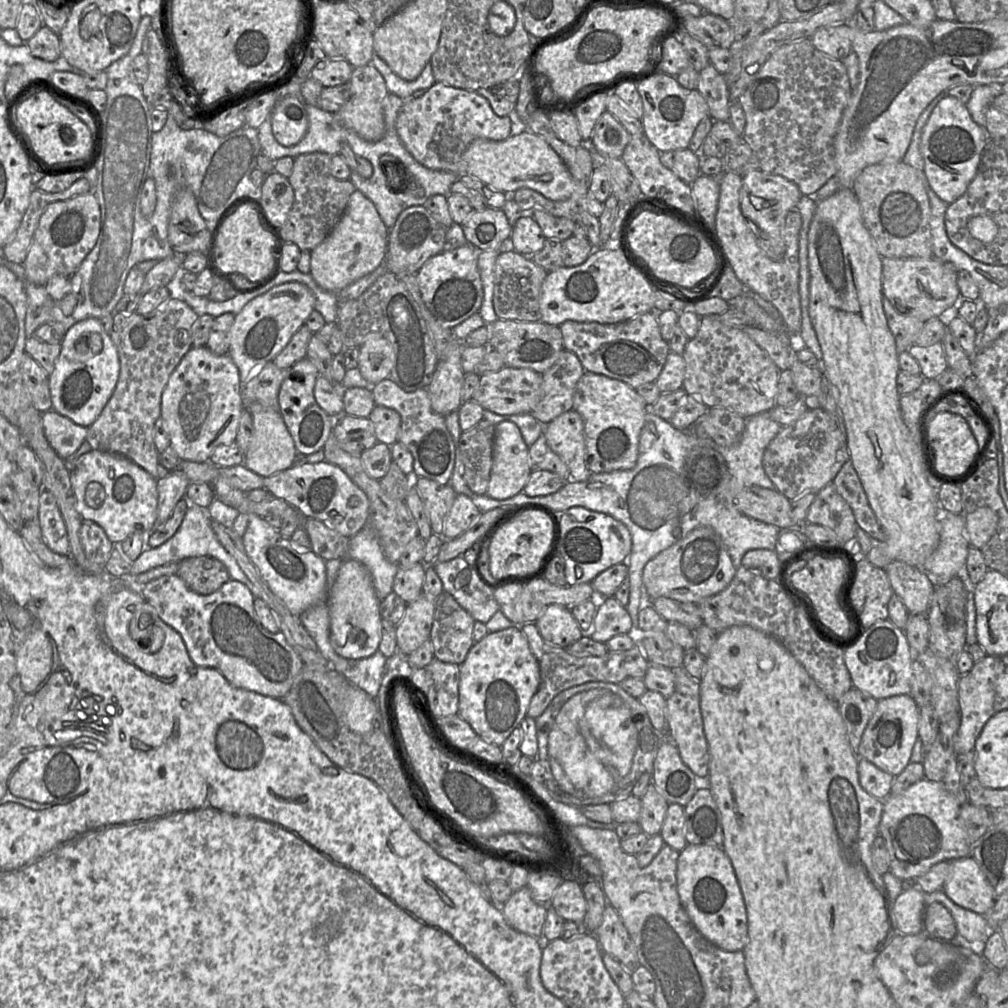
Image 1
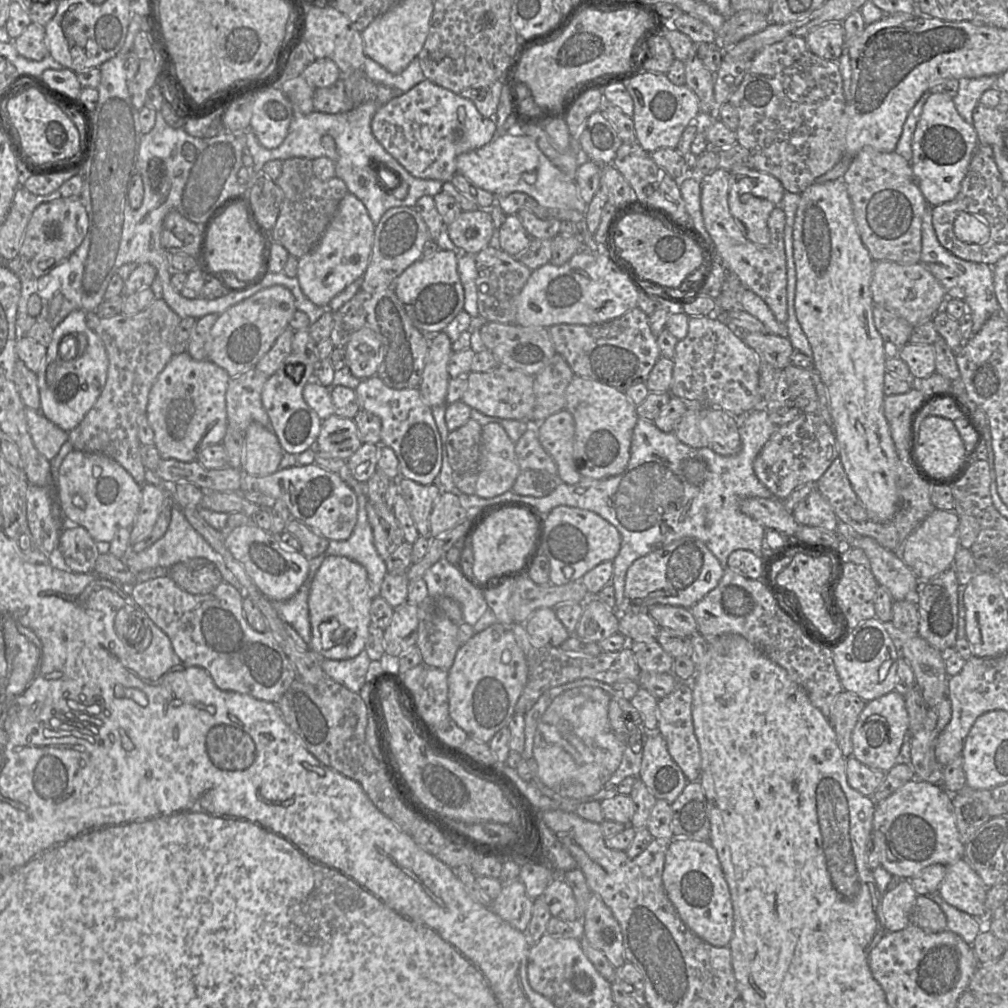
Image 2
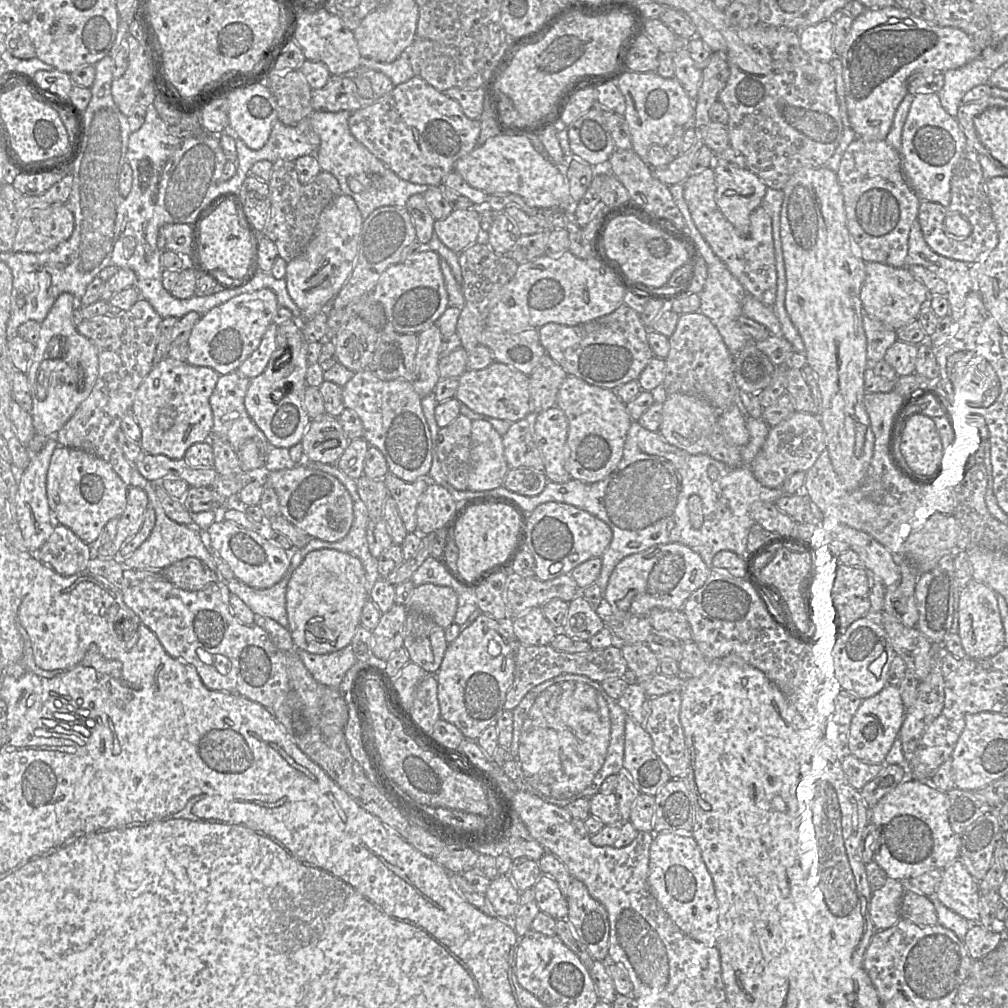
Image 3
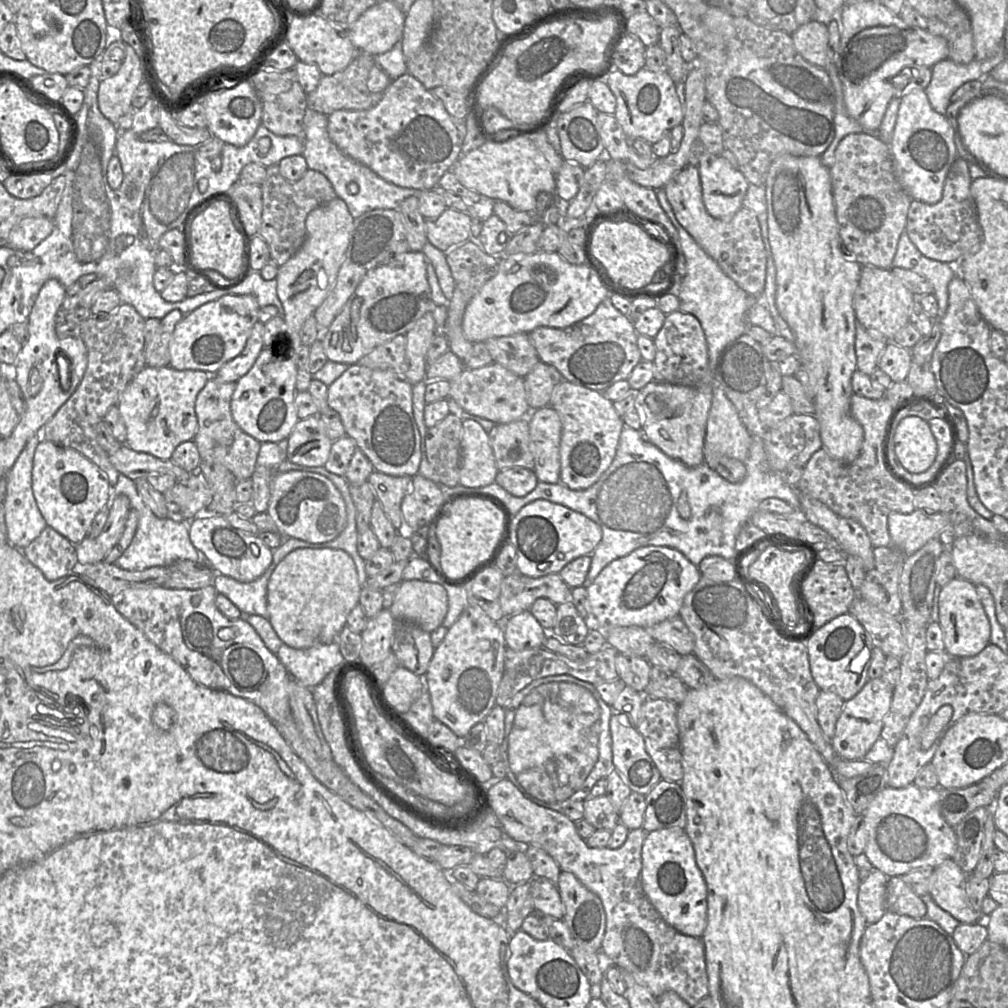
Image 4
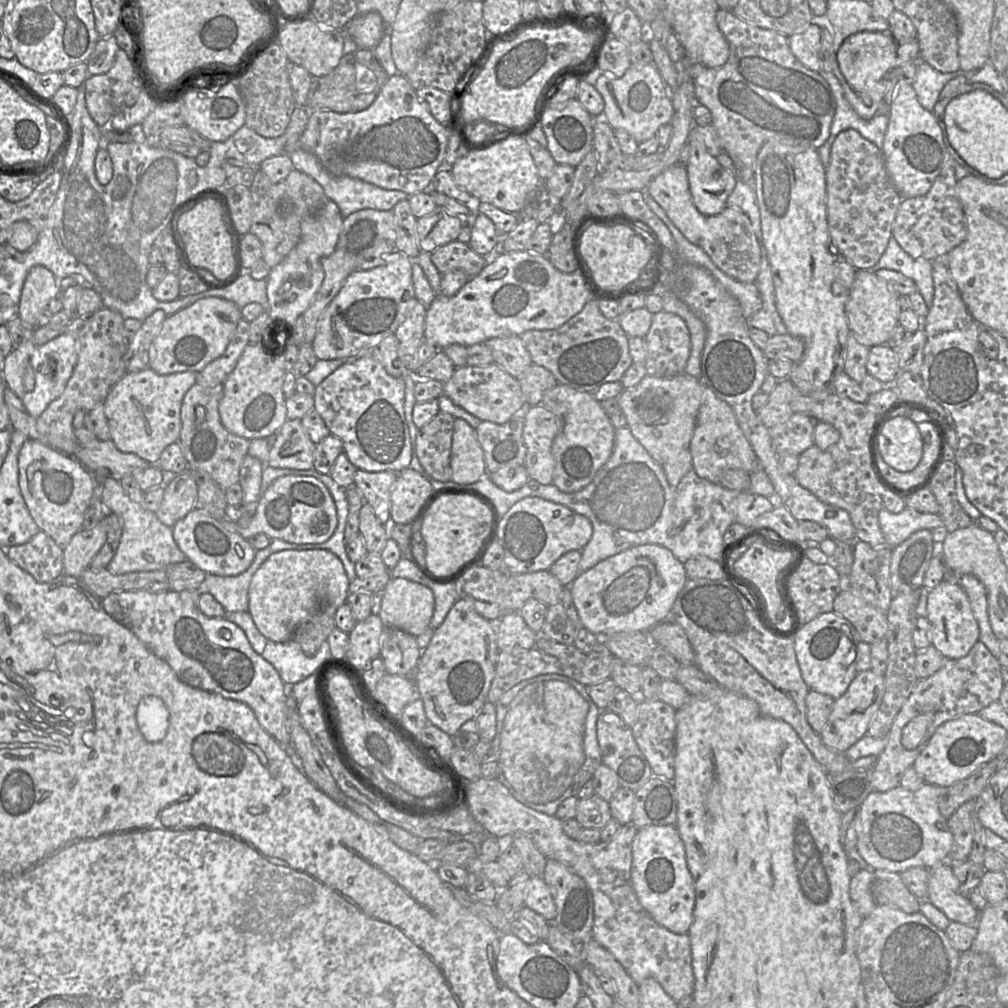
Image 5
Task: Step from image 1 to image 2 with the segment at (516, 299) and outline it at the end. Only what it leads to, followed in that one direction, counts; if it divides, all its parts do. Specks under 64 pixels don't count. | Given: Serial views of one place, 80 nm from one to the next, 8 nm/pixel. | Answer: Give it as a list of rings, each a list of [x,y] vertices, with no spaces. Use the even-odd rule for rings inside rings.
[[[487,247],[475,254],[477,269],[478,315],[485,323],[515,323],[516,298],[529,279],[532,270],[500,248]]]

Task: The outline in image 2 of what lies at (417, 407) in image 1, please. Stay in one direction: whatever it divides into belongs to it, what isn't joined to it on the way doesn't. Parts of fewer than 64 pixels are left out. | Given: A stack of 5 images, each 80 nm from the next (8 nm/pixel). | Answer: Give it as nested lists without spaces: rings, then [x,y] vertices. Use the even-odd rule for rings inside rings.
[[[378,376],[360,381],[354,389],[361,410],[381,419],[380,444],[391,448],[399,461],[399,476],[420,484],[435,484],[442,468],[443,443],[429,407],[418,389],[394,389]]]

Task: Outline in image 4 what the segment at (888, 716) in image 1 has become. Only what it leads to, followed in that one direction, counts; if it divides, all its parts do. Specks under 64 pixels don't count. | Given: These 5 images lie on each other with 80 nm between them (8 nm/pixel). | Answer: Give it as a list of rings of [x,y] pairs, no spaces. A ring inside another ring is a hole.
[[[881,678],[869,680],[860,692],[845,701],[842,713],[837,720],[831,745],[841,759],[864,759],[874,743],[880,738],[883,719],[888,713],[892,701],[893,687]]]

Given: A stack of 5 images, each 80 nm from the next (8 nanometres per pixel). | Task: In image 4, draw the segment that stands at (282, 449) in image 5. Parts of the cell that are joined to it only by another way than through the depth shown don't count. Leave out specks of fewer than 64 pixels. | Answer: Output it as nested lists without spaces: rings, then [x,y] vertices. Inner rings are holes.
[[[317,417],[300,419],[287,440],[286,460],[304,466],[322,467],[333,441],[327,437]]]

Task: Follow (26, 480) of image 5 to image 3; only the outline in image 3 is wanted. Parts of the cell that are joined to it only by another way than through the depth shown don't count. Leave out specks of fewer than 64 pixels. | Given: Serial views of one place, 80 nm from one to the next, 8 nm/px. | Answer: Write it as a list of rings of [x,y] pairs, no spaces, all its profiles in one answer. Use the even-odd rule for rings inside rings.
[[[69,447],[54,449],[47,472],[47,499],[54,521],[71,529],[83,542],[93,544],[106,524],[120,516],[129,487],[111,465],[94,454]]]

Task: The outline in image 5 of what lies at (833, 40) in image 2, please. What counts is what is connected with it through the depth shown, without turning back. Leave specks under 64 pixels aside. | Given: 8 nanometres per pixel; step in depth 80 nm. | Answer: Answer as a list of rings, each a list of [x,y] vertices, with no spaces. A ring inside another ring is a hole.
[[[815,24],[788,37],[788,45],[797,60],[808,69],[818,72],[822,67],[820,59],[821,28]]]

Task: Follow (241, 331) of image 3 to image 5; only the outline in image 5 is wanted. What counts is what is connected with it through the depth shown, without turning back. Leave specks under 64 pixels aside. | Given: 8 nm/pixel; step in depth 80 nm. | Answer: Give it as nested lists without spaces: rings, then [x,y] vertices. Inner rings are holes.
[[[207,297],[168,315],[149,350],[149,369],[166,375],[178,372],[199,372],[222,356],[232,341],[239,322],[244,319],[234,302]]]

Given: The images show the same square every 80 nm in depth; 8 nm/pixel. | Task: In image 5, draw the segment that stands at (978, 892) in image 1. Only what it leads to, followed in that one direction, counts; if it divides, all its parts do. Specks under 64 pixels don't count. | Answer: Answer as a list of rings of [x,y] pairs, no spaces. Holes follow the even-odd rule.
[[[948,861],[929,870],[927,897],[951,922],[976,924],[981,911],[960,893],[960,883]]]

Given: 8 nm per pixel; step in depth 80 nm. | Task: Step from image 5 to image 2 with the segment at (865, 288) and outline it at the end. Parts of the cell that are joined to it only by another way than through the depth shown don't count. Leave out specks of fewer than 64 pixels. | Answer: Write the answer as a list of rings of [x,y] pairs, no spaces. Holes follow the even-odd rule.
[[[874,261],[870,289],[874,304],[902,317],[912,326],[932,319],[948,299],[943,286],[920,261],[911,265]]]

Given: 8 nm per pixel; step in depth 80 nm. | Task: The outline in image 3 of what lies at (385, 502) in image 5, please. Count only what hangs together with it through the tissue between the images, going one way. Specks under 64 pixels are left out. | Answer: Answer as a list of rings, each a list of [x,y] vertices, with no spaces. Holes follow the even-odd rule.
[[[391,474],[385,476],[383,481],[388,489],[389,497],[396,502],[406,530],[408,533],[416,532],[416,508],[419,499],[428,485],[433,482],[428,481],[427,478],[415,482],[406,482]]]

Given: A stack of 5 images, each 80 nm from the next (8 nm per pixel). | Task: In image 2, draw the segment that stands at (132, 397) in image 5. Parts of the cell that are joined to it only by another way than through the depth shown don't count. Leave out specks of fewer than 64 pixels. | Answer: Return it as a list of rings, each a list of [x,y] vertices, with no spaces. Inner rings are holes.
[[[188,352],[171,358],[151,387],[145,414],[162,459],[196,461],[205,447],[223,441],[228,428],[226,391],[230,379],[225,369],[207,359],[196,360]]]

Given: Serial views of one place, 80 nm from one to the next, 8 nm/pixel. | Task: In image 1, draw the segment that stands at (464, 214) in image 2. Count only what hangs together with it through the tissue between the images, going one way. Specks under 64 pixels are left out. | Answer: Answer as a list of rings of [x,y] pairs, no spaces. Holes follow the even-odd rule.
[[[488,206],[471,212],[461,227],[467,243],[481,252],[498,250],[513,229],[502,209]]]

